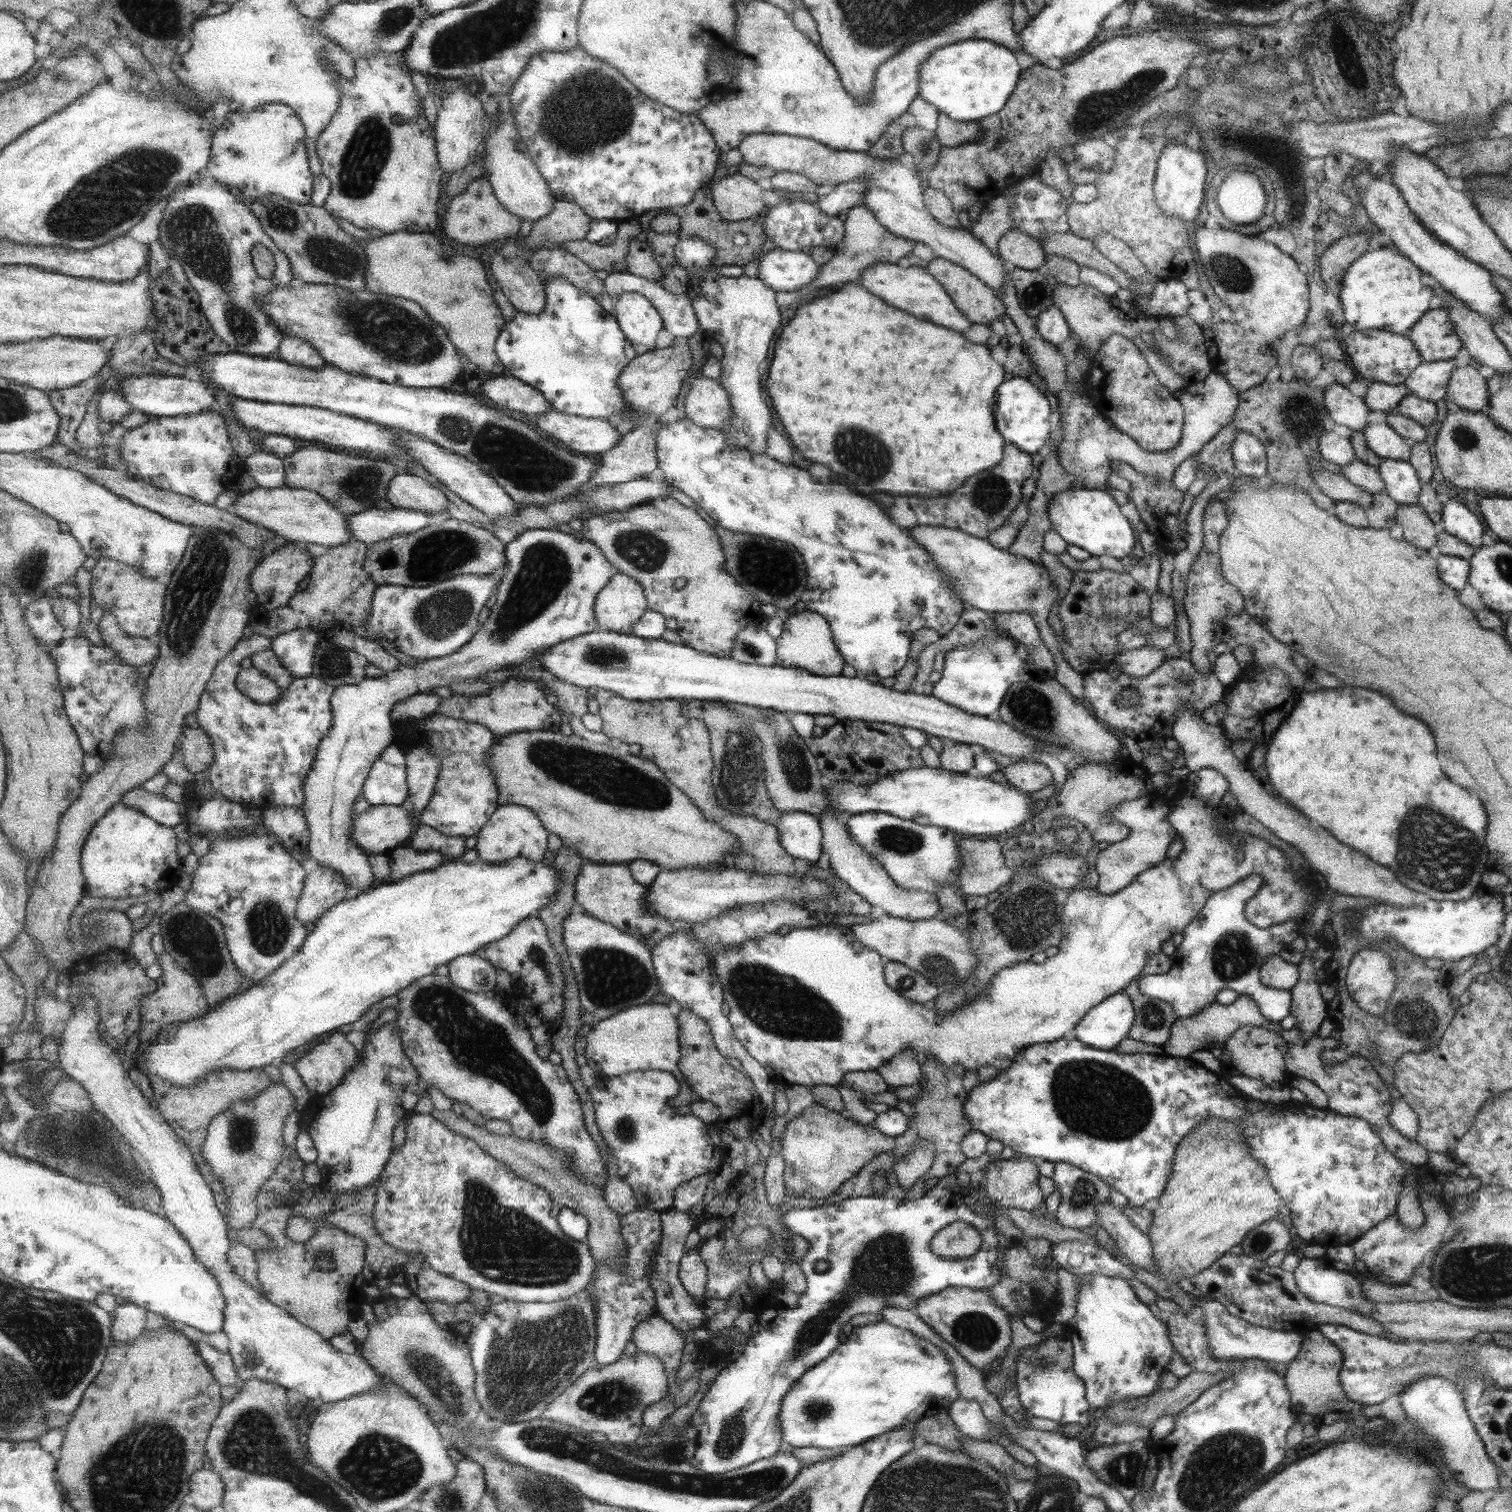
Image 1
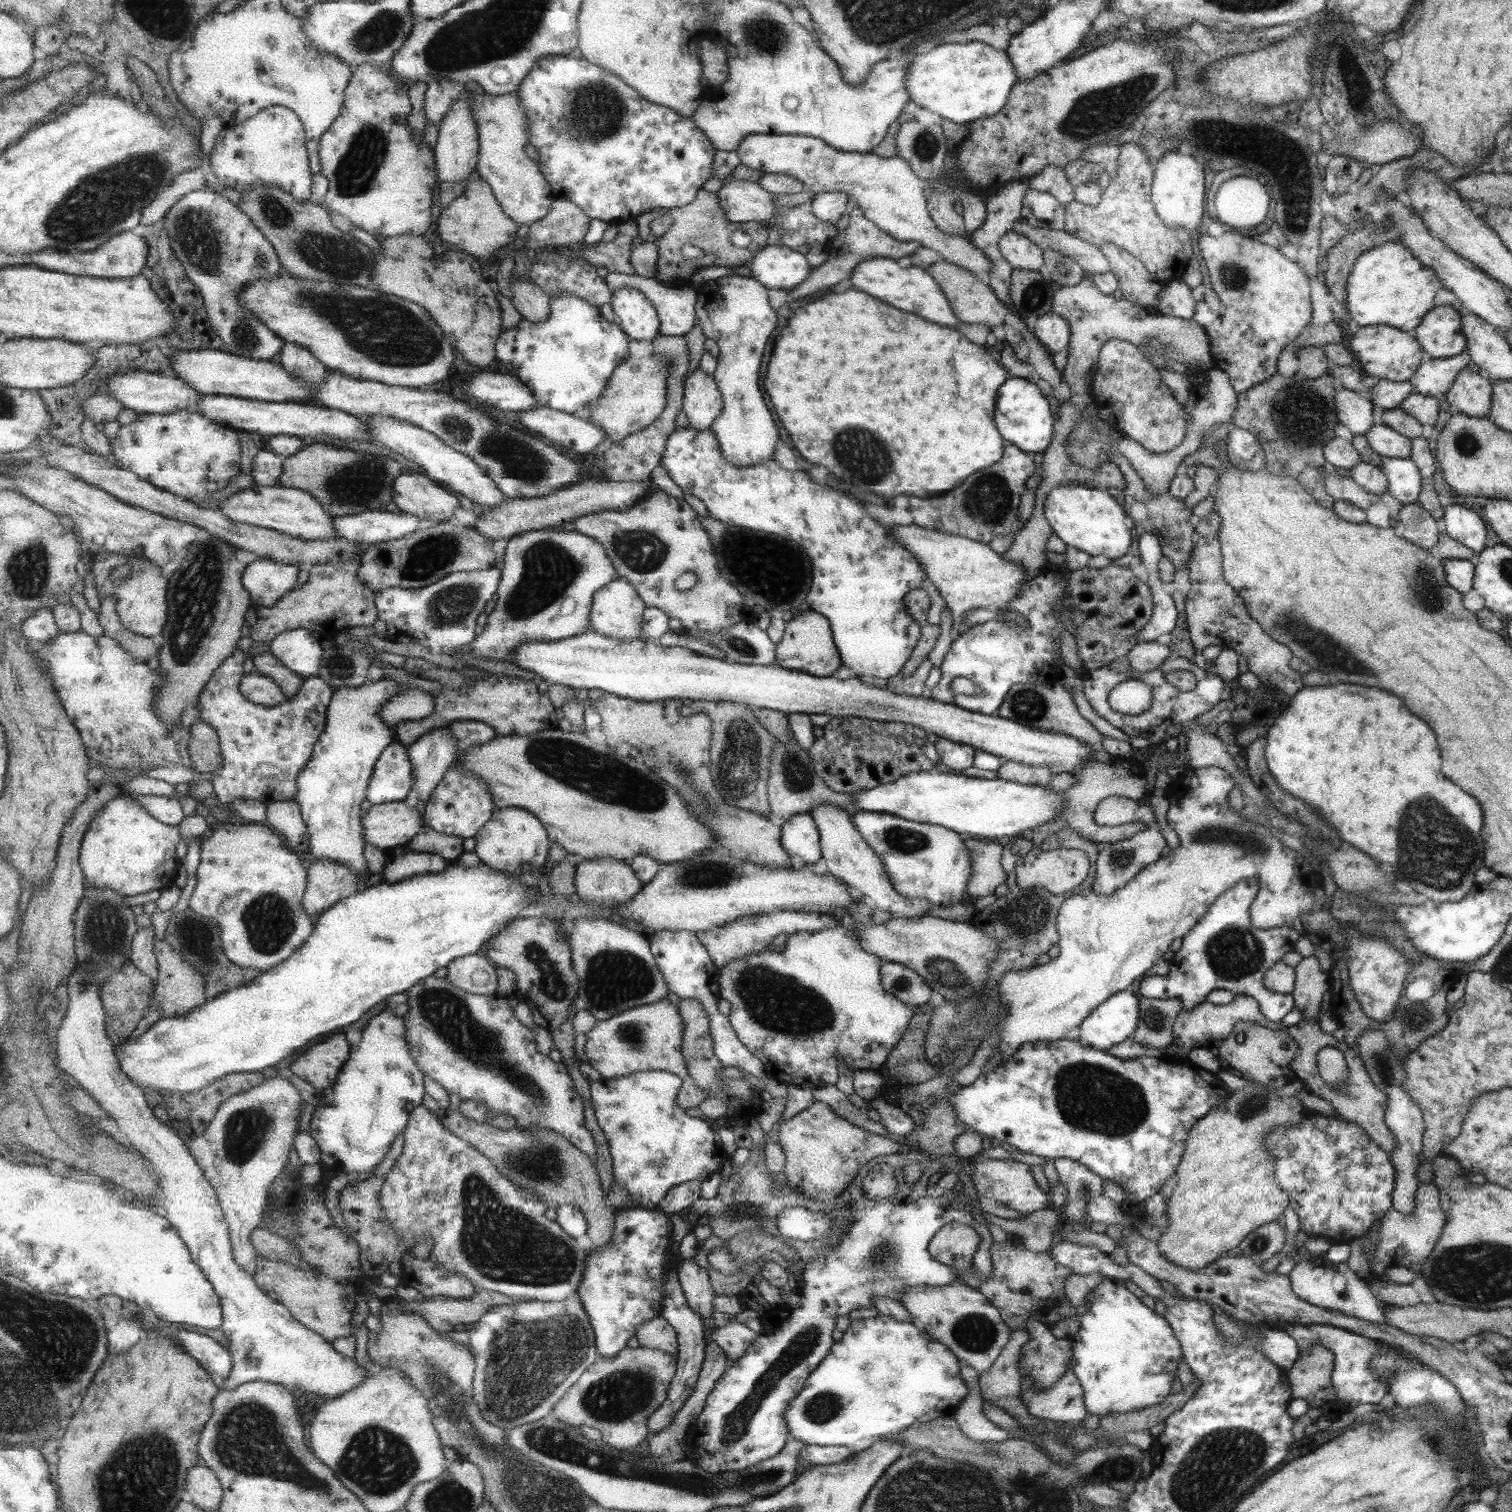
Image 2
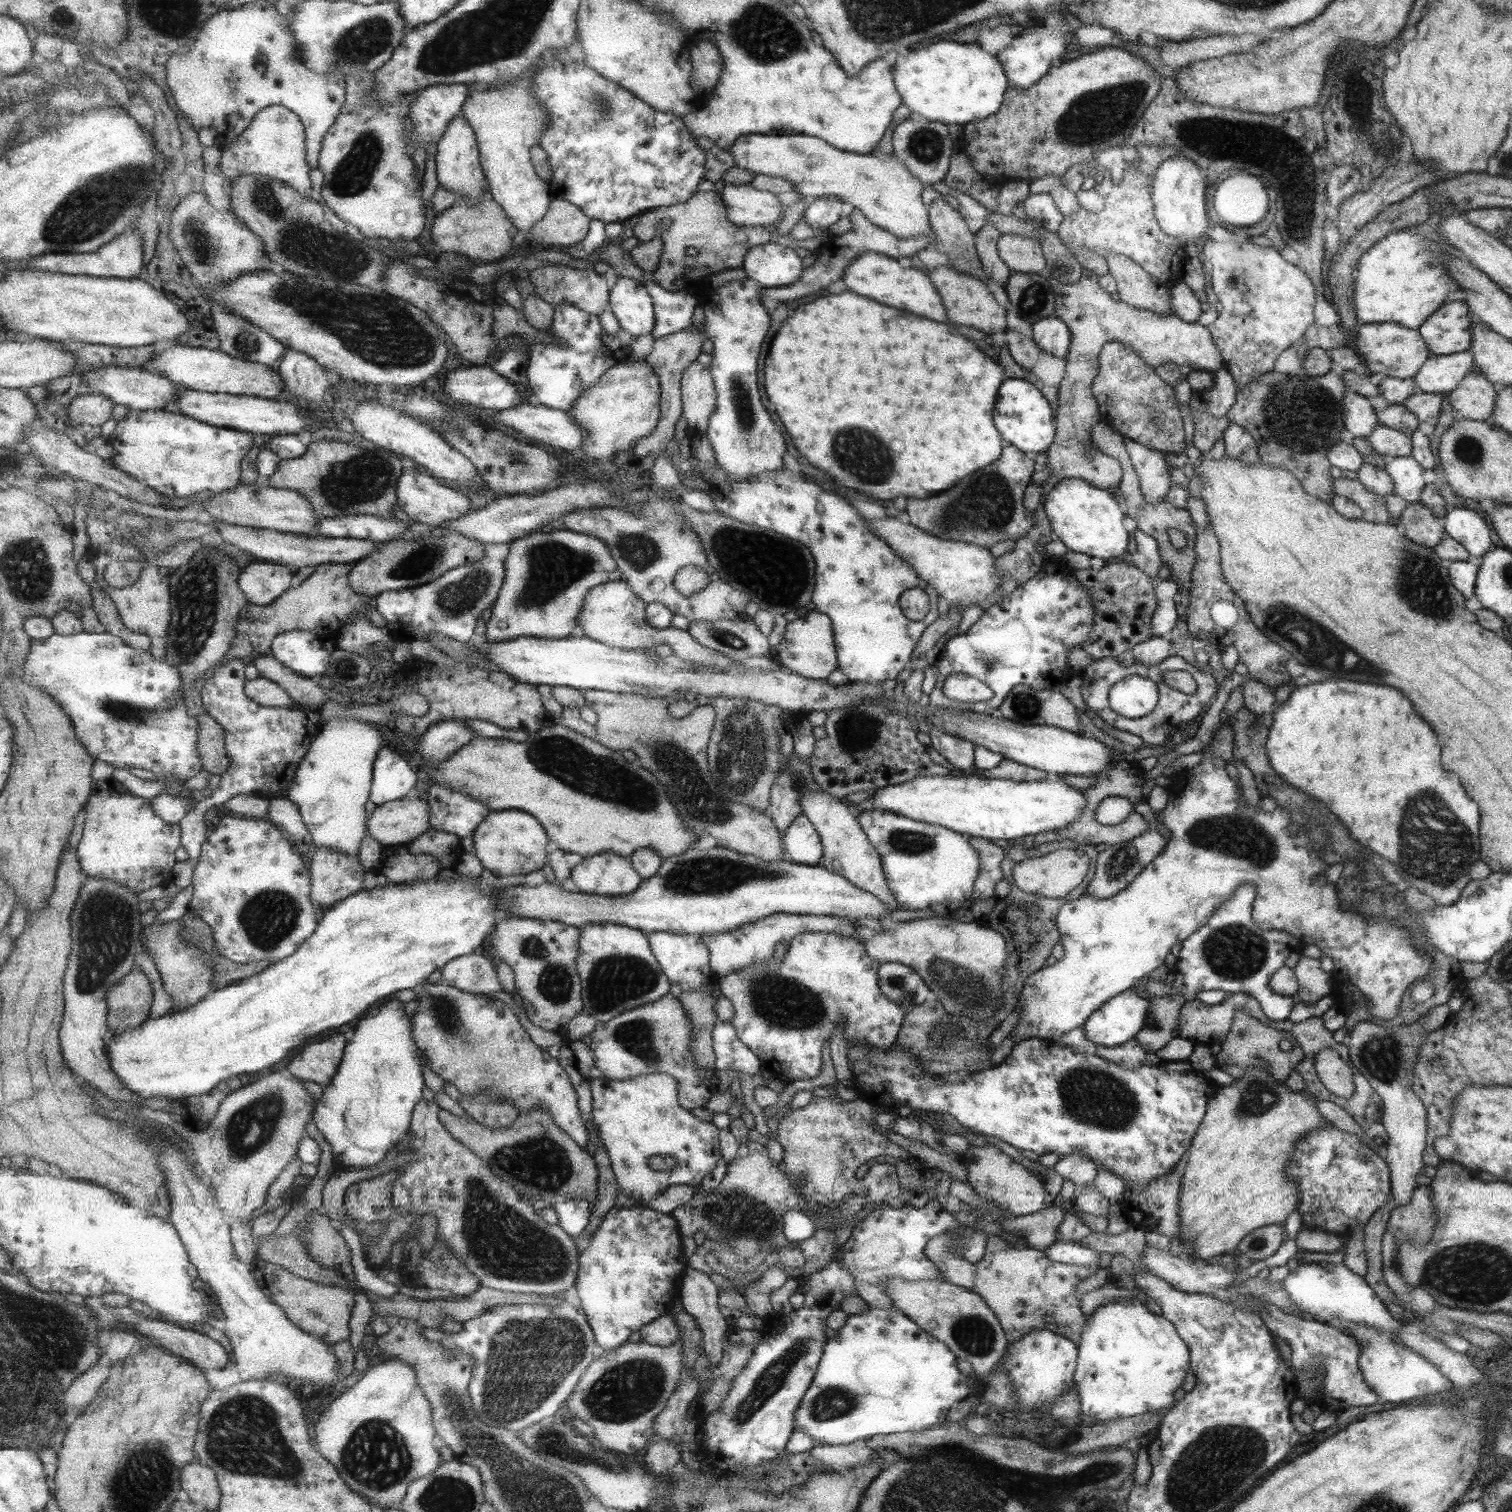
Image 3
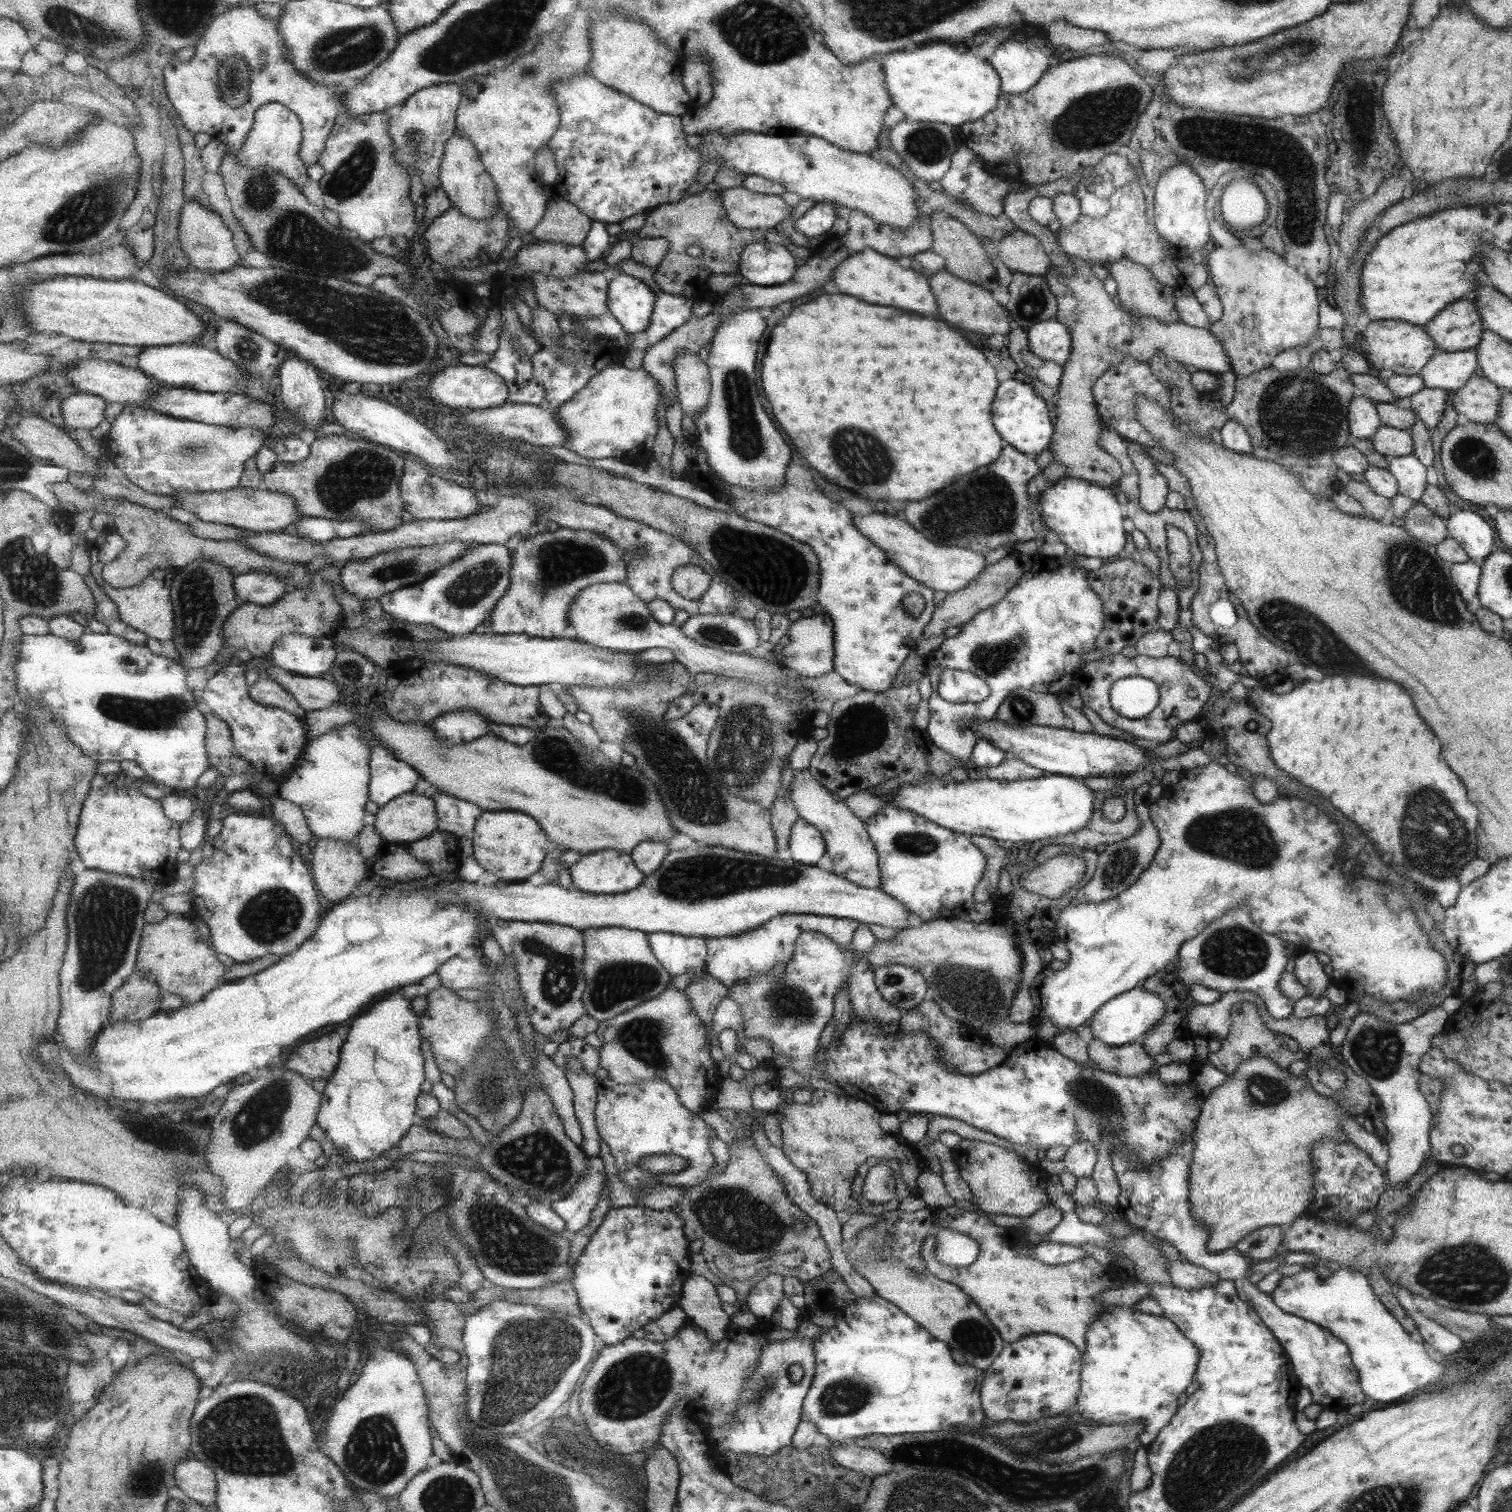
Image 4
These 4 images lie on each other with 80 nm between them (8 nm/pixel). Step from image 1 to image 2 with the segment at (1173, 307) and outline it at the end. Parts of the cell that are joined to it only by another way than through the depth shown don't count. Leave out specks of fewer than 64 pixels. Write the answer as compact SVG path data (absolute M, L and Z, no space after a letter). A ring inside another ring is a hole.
M1171 280L1162 288L1159 294L1159 301L1153 307L1155 314L1171 315L1181 318L1182 320L1190 320L1195 310L1195 302L1191 296L1190 287L1181 280Z

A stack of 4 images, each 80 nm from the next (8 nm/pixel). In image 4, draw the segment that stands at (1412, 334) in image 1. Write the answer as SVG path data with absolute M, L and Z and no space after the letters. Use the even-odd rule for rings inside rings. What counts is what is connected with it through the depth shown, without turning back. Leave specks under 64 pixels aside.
M1460 299L1448 305L1424 330L1434 339L1438 351L1473 349L1482 338L1482 318L1473 301Z

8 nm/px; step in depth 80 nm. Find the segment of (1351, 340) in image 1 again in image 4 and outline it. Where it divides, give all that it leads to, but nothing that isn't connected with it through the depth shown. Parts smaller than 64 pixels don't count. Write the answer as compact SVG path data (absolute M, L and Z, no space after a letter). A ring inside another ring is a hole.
M1375 320L1367 324L1361 332L1361 346L1367 353L1367 362L1372 366L1372 372L1383 369L1392 370L1392 374L1411 376L1422 372L1423 366L1434 357L1438 347L1434 339L1426 334L1424 327L1413 326L1401 320Z

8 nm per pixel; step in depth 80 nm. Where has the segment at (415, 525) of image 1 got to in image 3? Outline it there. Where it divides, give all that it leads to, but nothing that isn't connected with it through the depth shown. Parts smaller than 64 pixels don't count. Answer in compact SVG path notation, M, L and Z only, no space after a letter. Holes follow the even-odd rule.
M357 514L343 518L319 517L318 534L327 538L356 538L372 541L392 540L411 525L399 520L387 520L374 514Z

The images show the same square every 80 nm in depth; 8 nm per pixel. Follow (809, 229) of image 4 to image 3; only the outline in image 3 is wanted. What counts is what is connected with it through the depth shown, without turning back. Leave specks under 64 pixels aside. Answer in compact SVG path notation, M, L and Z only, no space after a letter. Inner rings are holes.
M819 196L809 199L808 207L802 213L802 220L809 228L827 229L839 220L842 203L836 196Z

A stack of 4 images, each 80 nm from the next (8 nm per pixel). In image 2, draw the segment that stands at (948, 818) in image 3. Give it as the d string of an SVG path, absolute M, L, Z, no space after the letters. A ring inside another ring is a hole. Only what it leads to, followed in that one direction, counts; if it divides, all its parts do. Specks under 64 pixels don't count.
M941 769L911 773L893 784L877 786L857 794L854 811L870 811L897 815L911 822L931 823L947 827L957 834L981 838L1007 838L1025 830L1033 830L1050 822L1061 811L1061 792L1051 792L1046 786L1027 786L1002 779L970 778Z

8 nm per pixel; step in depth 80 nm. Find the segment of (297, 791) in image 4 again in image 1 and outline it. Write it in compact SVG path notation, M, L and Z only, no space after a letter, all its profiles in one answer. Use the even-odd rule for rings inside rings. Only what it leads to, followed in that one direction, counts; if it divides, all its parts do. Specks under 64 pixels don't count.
M524 530L514 541L506 545L507 564L502 581L498 584L495 605L491 614L483 623L478 633L451 656L433 658L417 665L404 665L399 670L384 671L378 677L367 677L359 684L348 684L336 687L332 696L334 721L330 733L321 741L313 764L313 770L305 780L305 806L302 810L311 831L309 856L319 862L319 866L328 866L338 870L350 884L352 895L365 894L371 889L371 882L376 880L369 854L351 838L355 828L353 810L374 764L383 751L398 740L397 728L391 718L393 707L402 700L421 693L431 693L437 686L447 686L452 680L477 678L483 672L505 669L508 664L529 661L540 653L540 650L551 648L572 638L597 630L595 605L598 594L611 583L619 573L606 554L591 540L556 530Z

